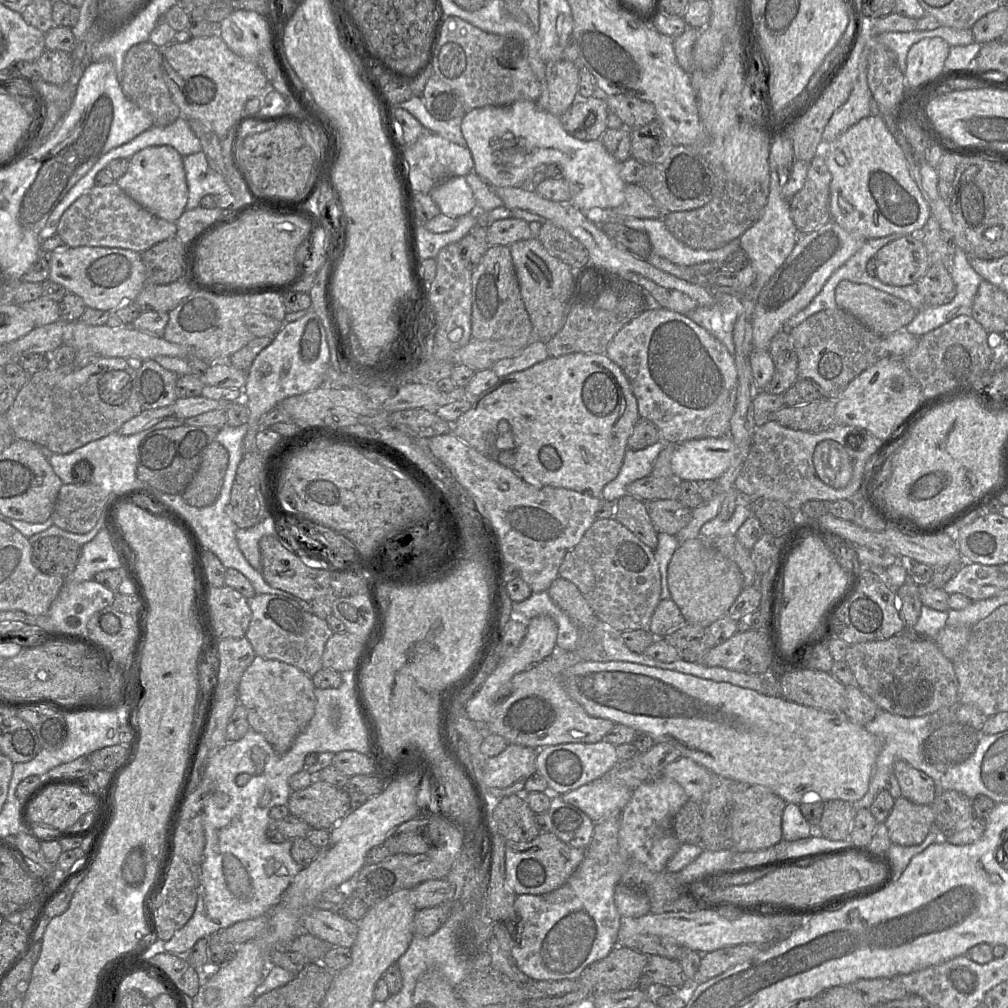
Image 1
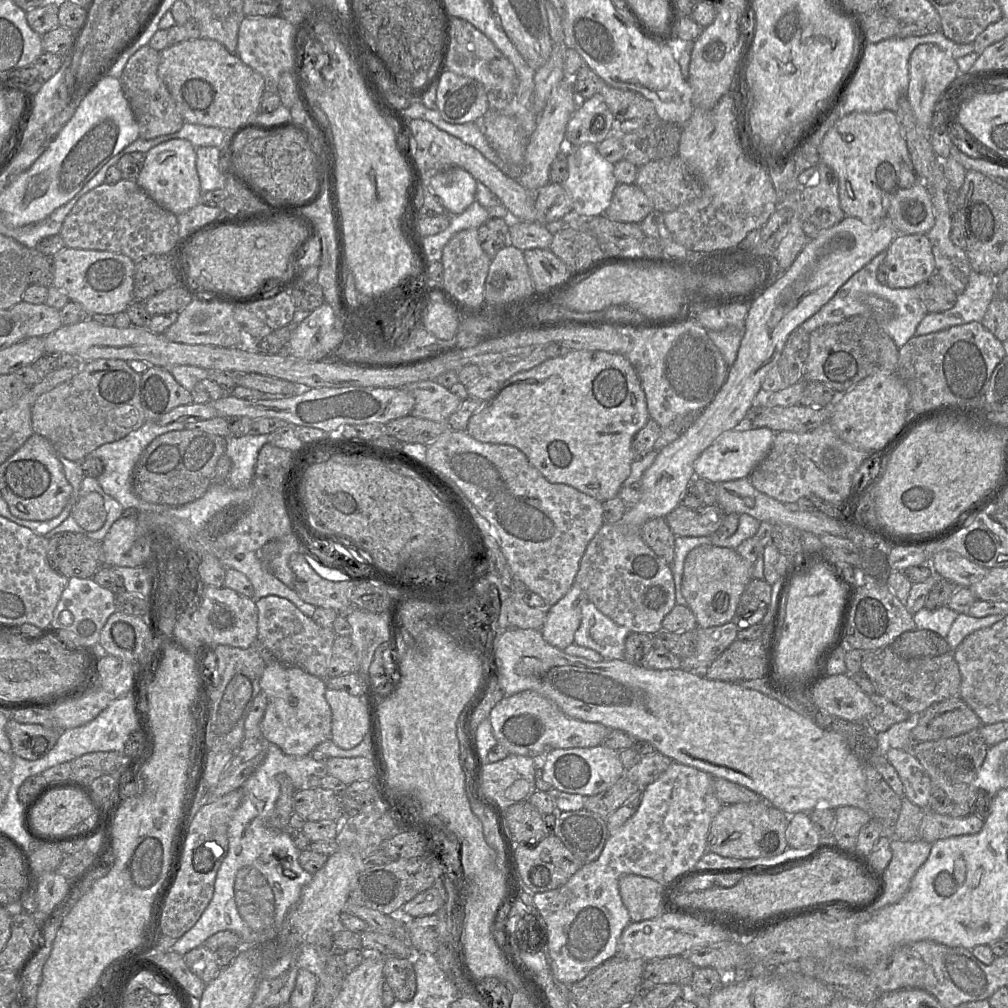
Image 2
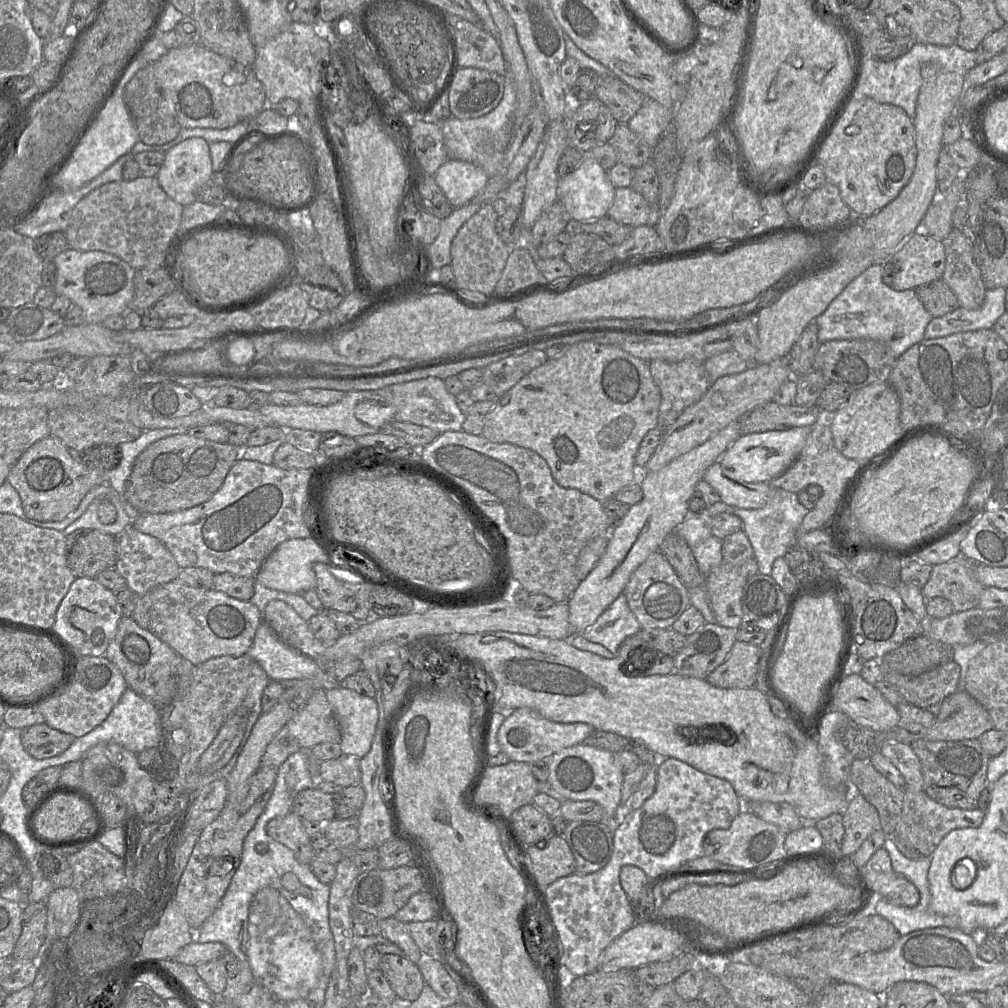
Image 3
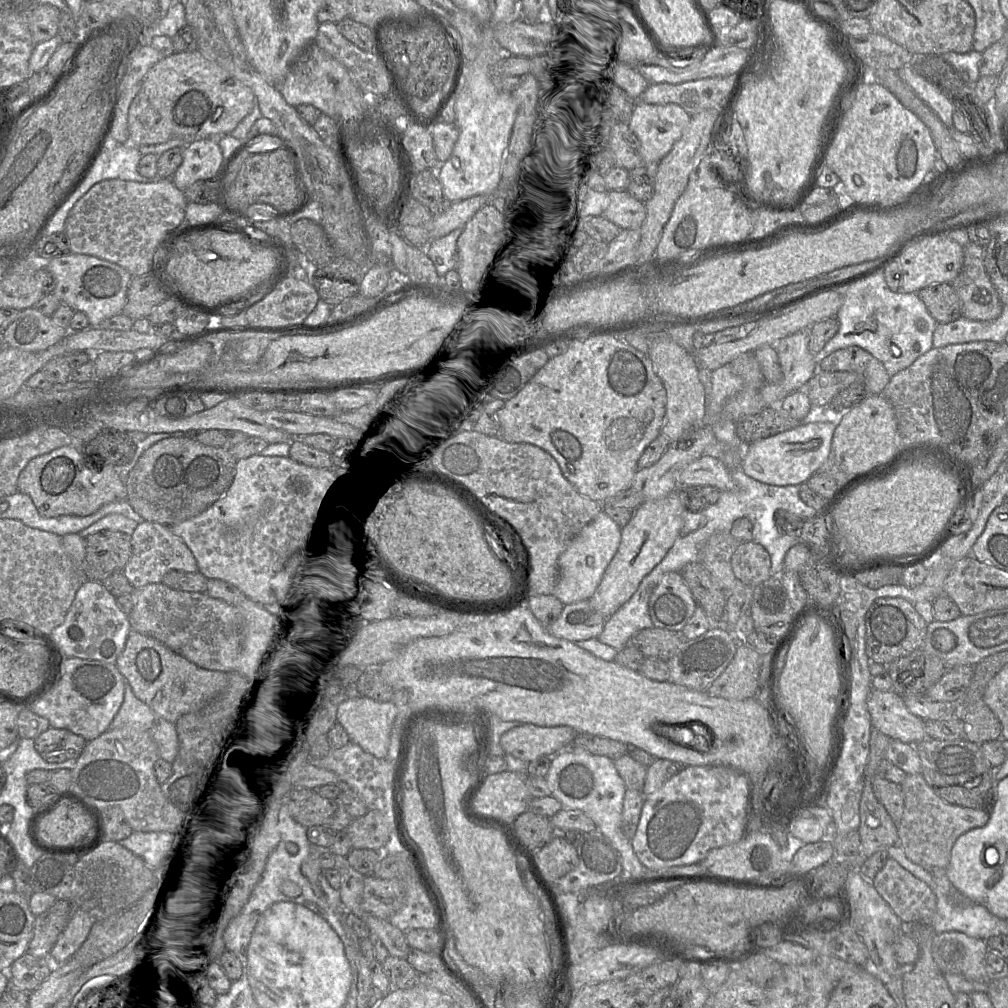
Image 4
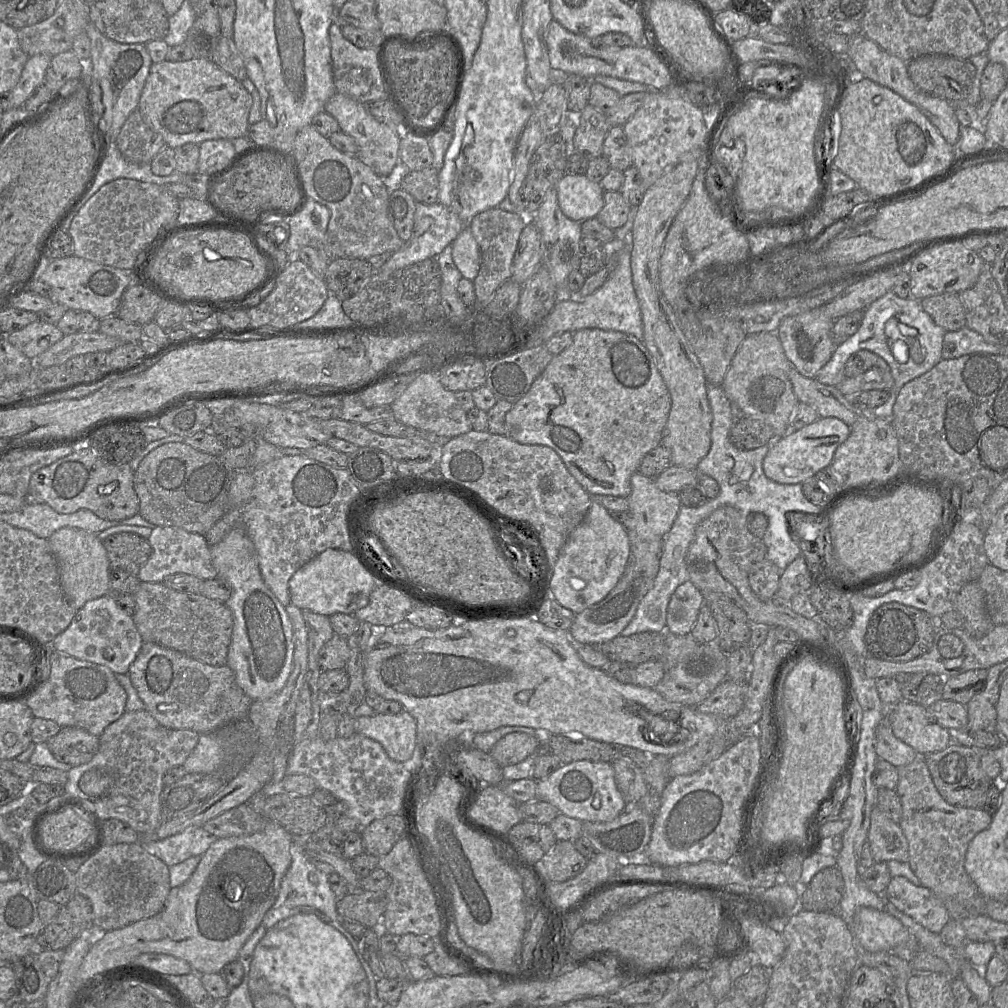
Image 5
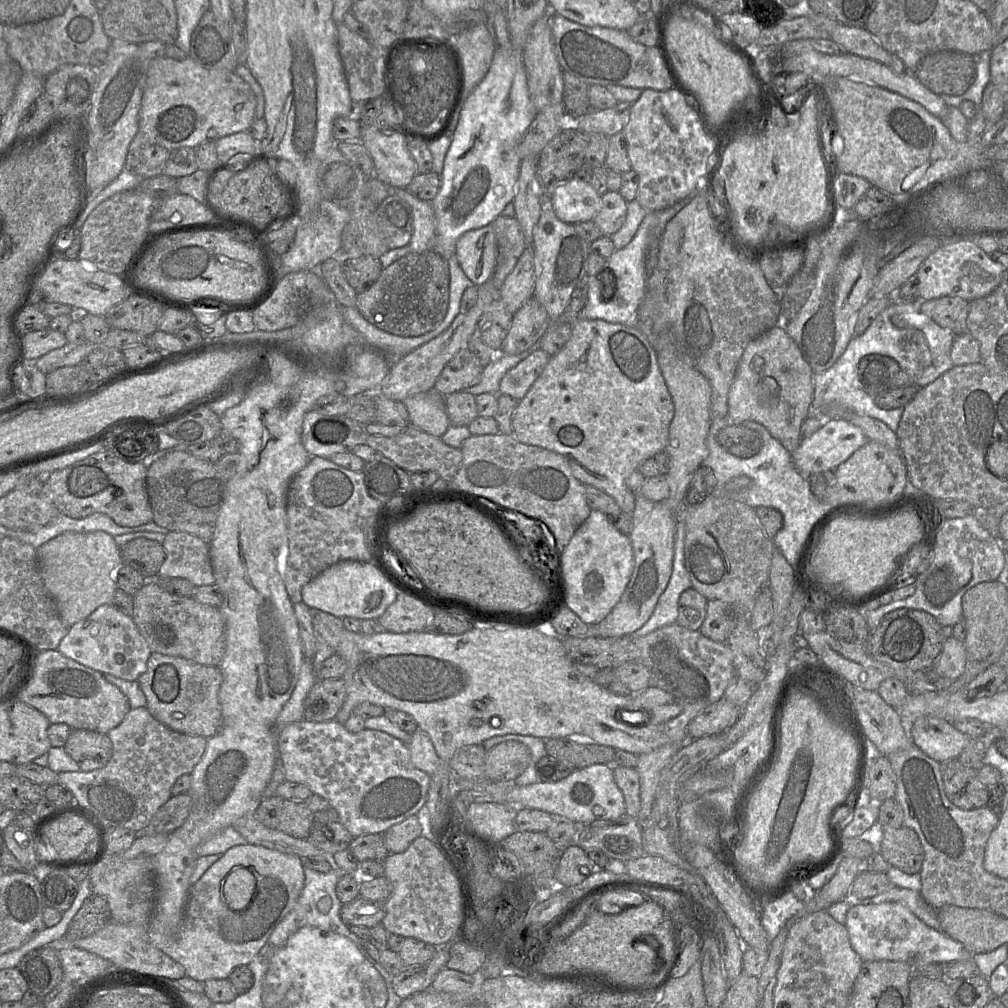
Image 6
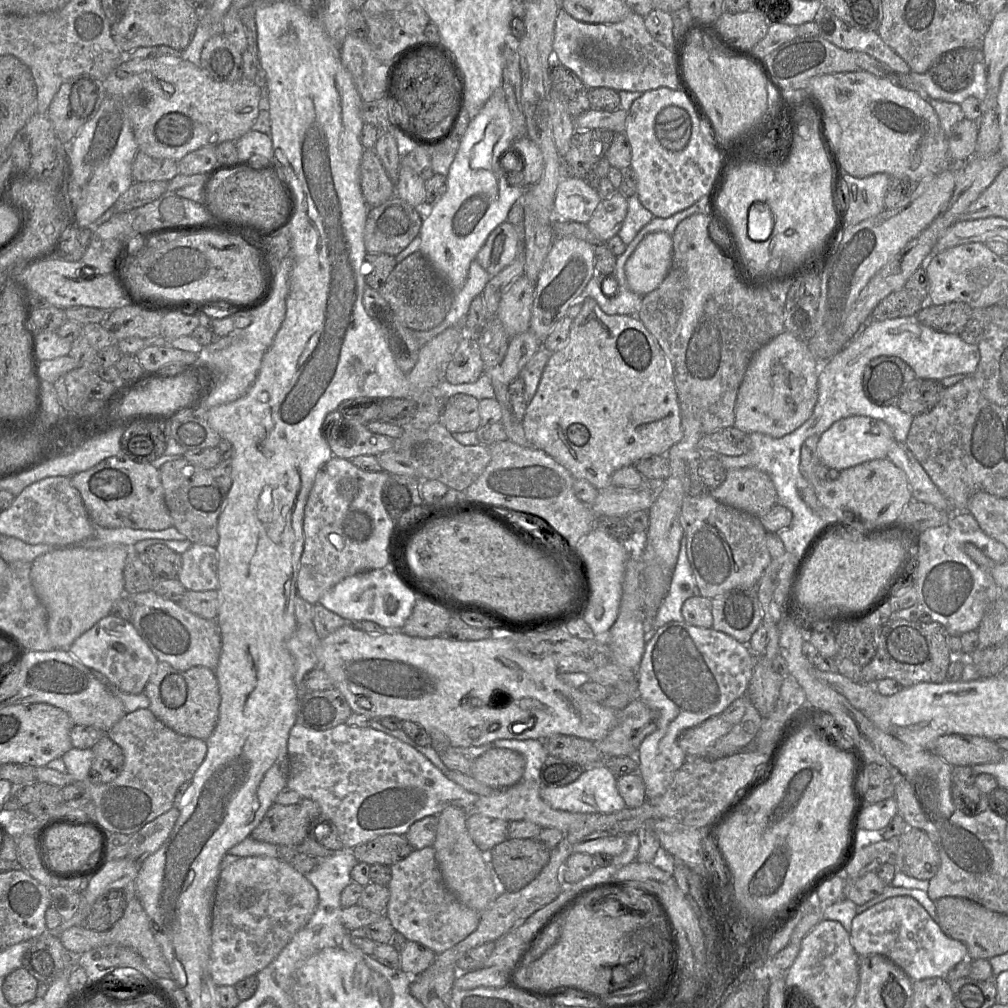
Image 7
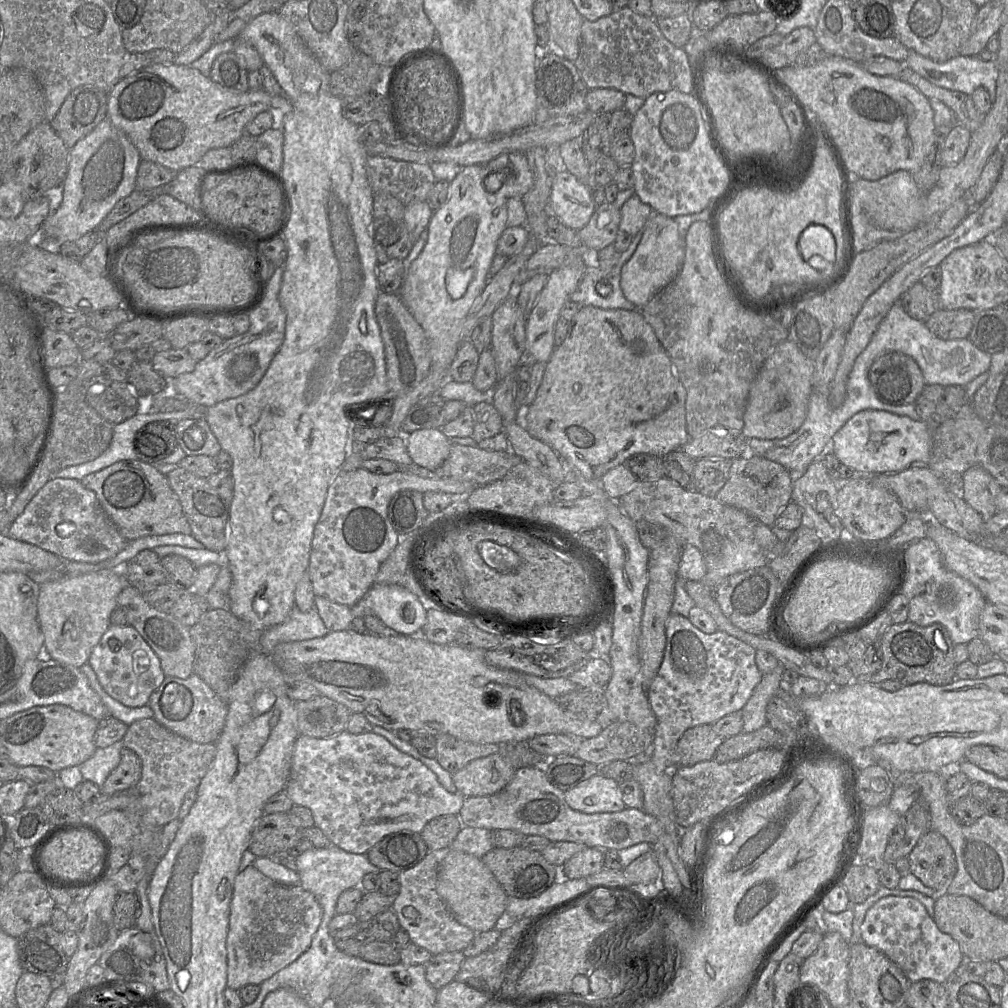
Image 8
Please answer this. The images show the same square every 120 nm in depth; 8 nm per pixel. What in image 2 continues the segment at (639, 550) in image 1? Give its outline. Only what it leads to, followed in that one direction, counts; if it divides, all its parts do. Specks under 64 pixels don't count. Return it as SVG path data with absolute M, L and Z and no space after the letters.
M604 523L595 534L581 559L575 583L600 612L631 632L655 634L662 629L664 617L676 605L676 589L671 566L643 541L637 531L626 531L620 523Z

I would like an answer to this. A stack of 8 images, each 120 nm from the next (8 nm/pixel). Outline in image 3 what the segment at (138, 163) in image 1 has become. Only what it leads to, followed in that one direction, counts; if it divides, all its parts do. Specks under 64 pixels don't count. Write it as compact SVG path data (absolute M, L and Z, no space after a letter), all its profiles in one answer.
M199 137L188 138L165 152L164 162L155 176L165 193L186 206L197 199L197 190L213 180L209 143Z

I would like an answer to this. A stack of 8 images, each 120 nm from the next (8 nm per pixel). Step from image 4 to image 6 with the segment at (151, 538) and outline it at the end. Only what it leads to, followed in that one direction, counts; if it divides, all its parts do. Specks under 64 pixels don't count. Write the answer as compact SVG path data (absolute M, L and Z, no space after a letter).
M169 531L162 546L166 557L157 577L184 578L196 587L215 583L207 542L186 532Z

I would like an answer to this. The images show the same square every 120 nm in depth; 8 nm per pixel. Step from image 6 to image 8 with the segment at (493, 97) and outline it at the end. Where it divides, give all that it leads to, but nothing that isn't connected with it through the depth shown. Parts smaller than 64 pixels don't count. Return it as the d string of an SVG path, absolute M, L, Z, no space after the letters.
M485 165L465 166L449 183L448 200L442 207L433 212L427 227L427 242L416 260L414 260L408 266L407 271L405 272L403 284L399 290L399 296L402 299L404 305L407 307L415 320L421 325L423 330L428 330L428 327L432 327L434 331L439 330L438 336L437 334L435 335L435 350L434 355L431 355L431 364L434 364L434 367L445 367L448 369L448 371L462 342L462 325L464 323L464 319L475 299L483 292L488 283L488 272L494 256L497 254L498 239L500 238L503 231L507 228L507 200L509 198L496 196L495 192L491 193L485 189L483 181L489 173L490 171Z

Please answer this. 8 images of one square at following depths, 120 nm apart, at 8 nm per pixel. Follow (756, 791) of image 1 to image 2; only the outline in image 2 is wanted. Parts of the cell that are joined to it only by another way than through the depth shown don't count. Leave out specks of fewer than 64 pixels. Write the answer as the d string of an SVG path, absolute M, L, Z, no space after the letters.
M766 800L756 803L725 804L714 817L709 828L706 837L707 851L714 852L720 856L738 859L774 857L783 853L788 847L786 840L788 824L789 816Z

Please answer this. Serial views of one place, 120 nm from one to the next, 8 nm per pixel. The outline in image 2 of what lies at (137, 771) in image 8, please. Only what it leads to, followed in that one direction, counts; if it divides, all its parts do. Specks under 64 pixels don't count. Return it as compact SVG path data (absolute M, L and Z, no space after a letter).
M9 719L6 734L12 753L26 760L44 757L57 743L61 730L49 729L38 724L23 724Z

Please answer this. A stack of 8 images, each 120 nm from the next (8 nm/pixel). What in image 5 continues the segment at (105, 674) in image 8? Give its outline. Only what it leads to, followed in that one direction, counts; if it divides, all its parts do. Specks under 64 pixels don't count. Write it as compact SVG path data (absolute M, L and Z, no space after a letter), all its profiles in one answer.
M110 593L86 602L76 611L68 628L56 636L50 645L61 654L106 666L114 673L128 674L143 643L132 616L118 606Z

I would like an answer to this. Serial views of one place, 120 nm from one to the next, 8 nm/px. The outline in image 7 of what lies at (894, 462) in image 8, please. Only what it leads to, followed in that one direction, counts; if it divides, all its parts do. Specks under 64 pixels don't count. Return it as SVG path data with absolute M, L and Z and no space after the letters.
M850 416L836 421L820 435L817 454L822 464L842 471L864 462L887 458L894 442L893 431L886 422L867 416Z

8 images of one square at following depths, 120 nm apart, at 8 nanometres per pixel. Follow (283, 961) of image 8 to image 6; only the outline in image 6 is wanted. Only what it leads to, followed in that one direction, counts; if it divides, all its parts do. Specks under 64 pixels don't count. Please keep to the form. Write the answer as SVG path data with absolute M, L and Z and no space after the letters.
M260 845L234 846L190 886L180 929L174 934L162 934L151 930L148 923L148 940L180 963L186 976L200 982L227 979L235 967L248 965L265 945L276 926L295 906L304 882L305 873L300 857Z

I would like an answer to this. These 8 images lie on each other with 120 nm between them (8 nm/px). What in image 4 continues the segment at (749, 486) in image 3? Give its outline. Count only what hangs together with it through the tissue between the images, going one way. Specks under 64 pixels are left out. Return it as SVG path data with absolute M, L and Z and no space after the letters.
M703 455L681 470L677 476L677 484L679 488L712 486L719 491L730 491L736 487L725 465L709 455Z

